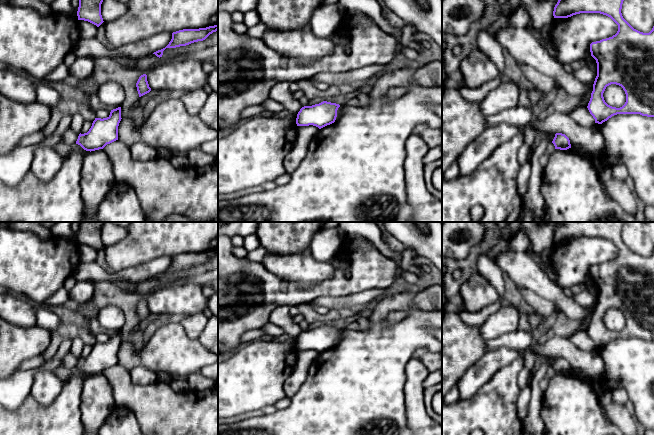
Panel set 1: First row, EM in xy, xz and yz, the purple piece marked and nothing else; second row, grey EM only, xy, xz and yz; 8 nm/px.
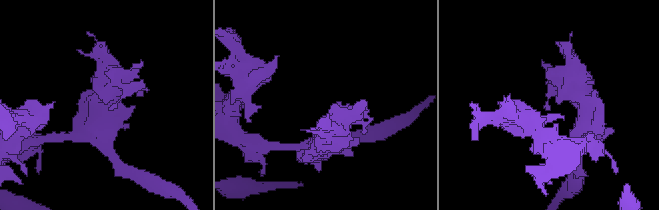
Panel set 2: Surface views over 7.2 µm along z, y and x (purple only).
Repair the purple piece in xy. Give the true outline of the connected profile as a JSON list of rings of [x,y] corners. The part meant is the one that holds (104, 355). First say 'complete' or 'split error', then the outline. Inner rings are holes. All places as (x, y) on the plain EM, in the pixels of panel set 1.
complete; [[[121,331],[111,334],[107,342],[95,342],[89,355],[79,358],[76,368],[90,376],[103,373],[107,368],[118,364],[121,343]]]

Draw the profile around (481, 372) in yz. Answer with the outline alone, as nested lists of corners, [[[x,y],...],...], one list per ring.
[[[501,347],[487,352],[479,361],[470,366],[458,382],[460,399],[471,398],[502,367],[519,357],[518,351]]]

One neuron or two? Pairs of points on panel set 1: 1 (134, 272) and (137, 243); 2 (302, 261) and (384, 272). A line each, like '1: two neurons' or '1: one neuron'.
1: two neurons
2: two neurons

